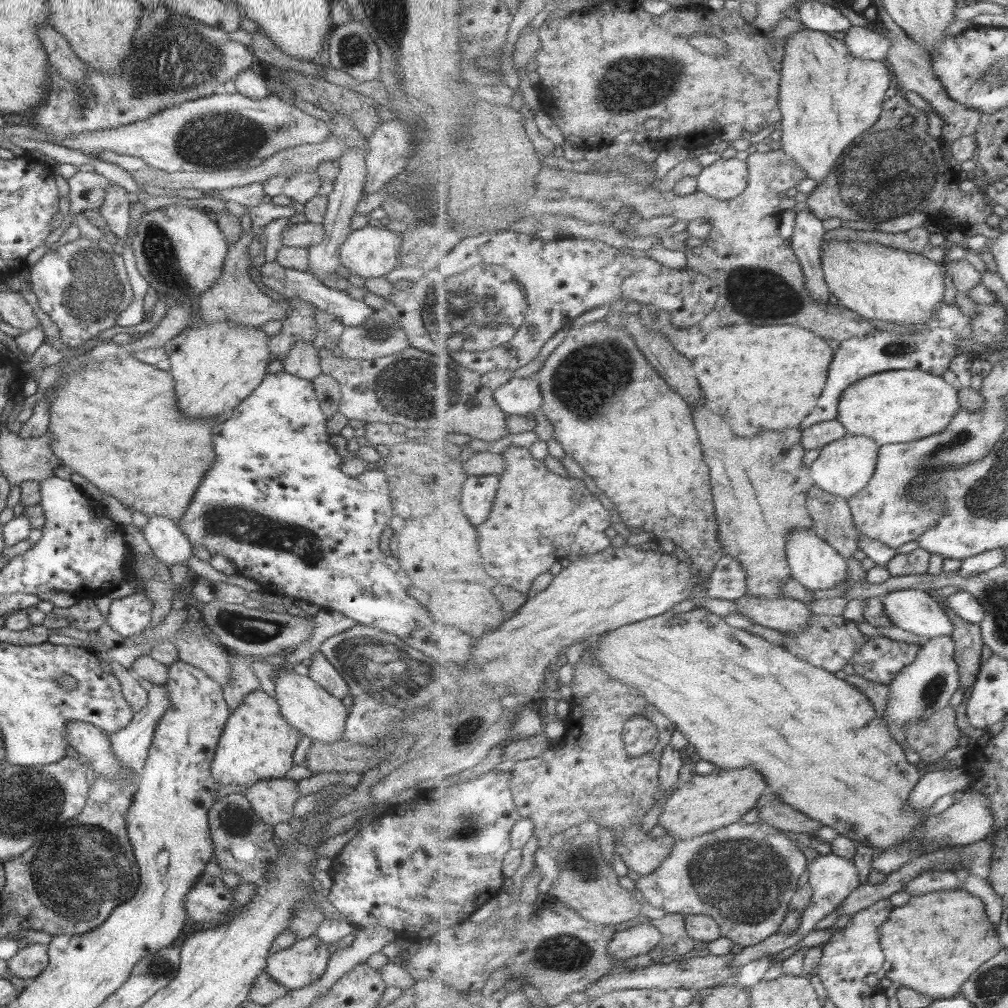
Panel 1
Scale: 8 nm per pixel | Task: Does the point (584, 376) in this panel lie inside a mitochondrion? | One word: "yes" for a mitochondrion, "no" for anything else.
yes

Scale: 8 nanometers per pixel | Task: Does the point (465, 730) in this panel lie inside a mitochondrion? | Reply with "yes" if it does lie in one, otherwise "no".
yes

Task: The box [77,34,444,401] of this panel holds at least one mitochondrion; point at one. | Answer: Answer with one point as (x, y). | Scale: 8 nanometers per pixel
(211, 134)

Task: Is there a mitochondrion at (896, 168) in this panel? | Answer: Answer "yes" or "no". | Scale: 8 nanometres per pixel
yes

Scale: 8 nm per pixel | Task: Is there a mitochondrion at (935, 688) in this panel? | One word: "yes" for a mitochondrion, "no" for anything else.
yes

